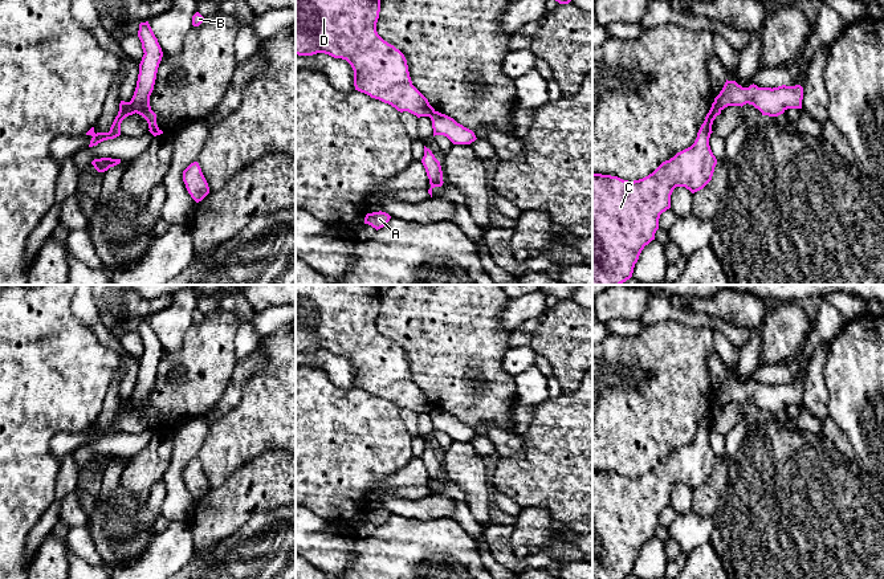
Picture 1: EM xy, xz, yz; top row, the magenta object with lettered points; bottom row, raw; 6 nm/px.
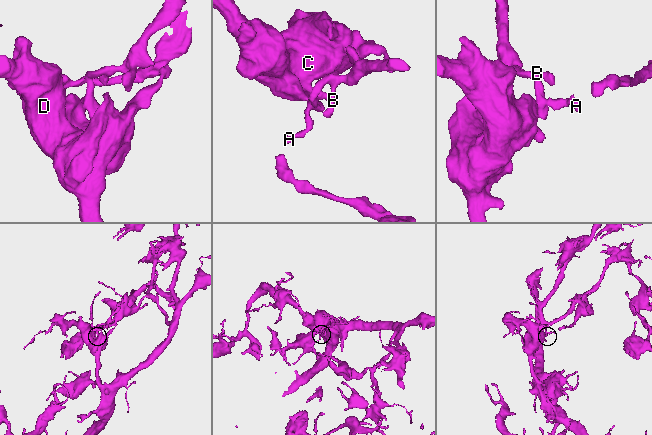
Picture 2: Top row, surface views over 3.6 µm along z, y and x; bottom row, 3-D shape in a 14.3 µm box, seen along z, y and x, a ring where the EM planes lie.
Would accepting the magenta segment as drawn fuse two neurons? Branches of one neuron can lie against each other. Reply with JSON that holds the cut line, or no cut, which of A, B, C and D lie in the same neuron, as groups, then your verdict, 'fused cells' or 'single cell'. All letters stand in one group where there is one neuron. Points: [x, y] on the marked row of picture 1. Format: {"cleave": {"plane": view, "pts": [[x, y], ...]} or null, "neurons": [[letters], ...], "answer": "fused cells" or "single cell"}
{"cleave": {"plane": "xy", "pts": [[129, 102], [135, 111]]}, "neurons": [["A", "B"], ["C", "D"]], "answer": "fused cells"}

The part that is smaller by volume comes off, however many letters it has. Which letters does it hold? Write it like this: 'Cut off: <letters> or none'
Cut off: A, B

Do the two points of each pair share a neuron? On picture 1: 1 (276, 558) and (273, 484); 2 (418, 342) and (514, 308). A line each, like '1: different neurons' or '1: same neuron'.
1: different neurons
2: different neurons

